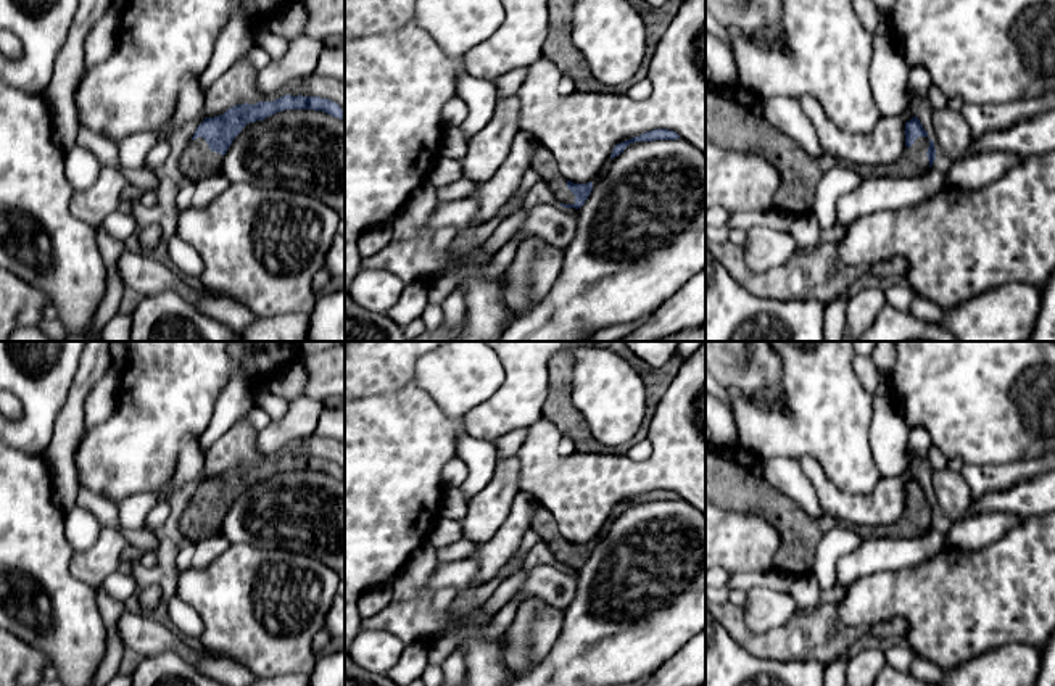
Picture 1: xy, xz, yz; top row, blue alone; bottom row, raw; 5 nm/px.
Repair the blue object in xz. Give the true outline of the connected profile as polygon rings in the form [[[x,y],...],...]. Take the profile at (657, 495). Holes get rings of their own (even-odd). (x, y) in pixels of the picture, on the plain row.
[[[654,490],[654,491],[649,491],[649,493],[644,493],[638,498],[633,498],[630,501],[625,501],[622,504],[617,504],[612,510],[612,515],[610,515],[610,520],[619,517],[620,514],[623,514],[623,510],[630,506],[630,504],[635,504],[635,502],[654,502],[654,501],[676,501],[680,499],[680,496],[673,491],[668,491],[668,490]]]

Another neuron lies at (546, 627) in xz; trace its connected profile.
[[[541,601],[541,610],[533,620],[532,633],[530,633],[530,665],[532,668],[538,667],[544,657],[552,649],[554,643],[557,641],[562,623],[564,623],[564,610],[549,605],[548,602]]]

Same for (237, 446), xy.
[[[248,417],[238,420],[217,441],[206,449],[205,470],[206,478],[224,475],[235,465],[254,465],[258,462],[274,462],[283,456],[303,456],[329,459],[340,465],[345,481],[345,441],[312,433],[283,444],[274,454],[263,454],[256,448],[258,430]]]

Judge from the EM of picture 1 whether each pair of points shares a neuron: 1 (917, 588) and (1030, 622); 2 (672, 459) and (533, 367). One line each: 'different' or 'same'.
1: same
2: different

